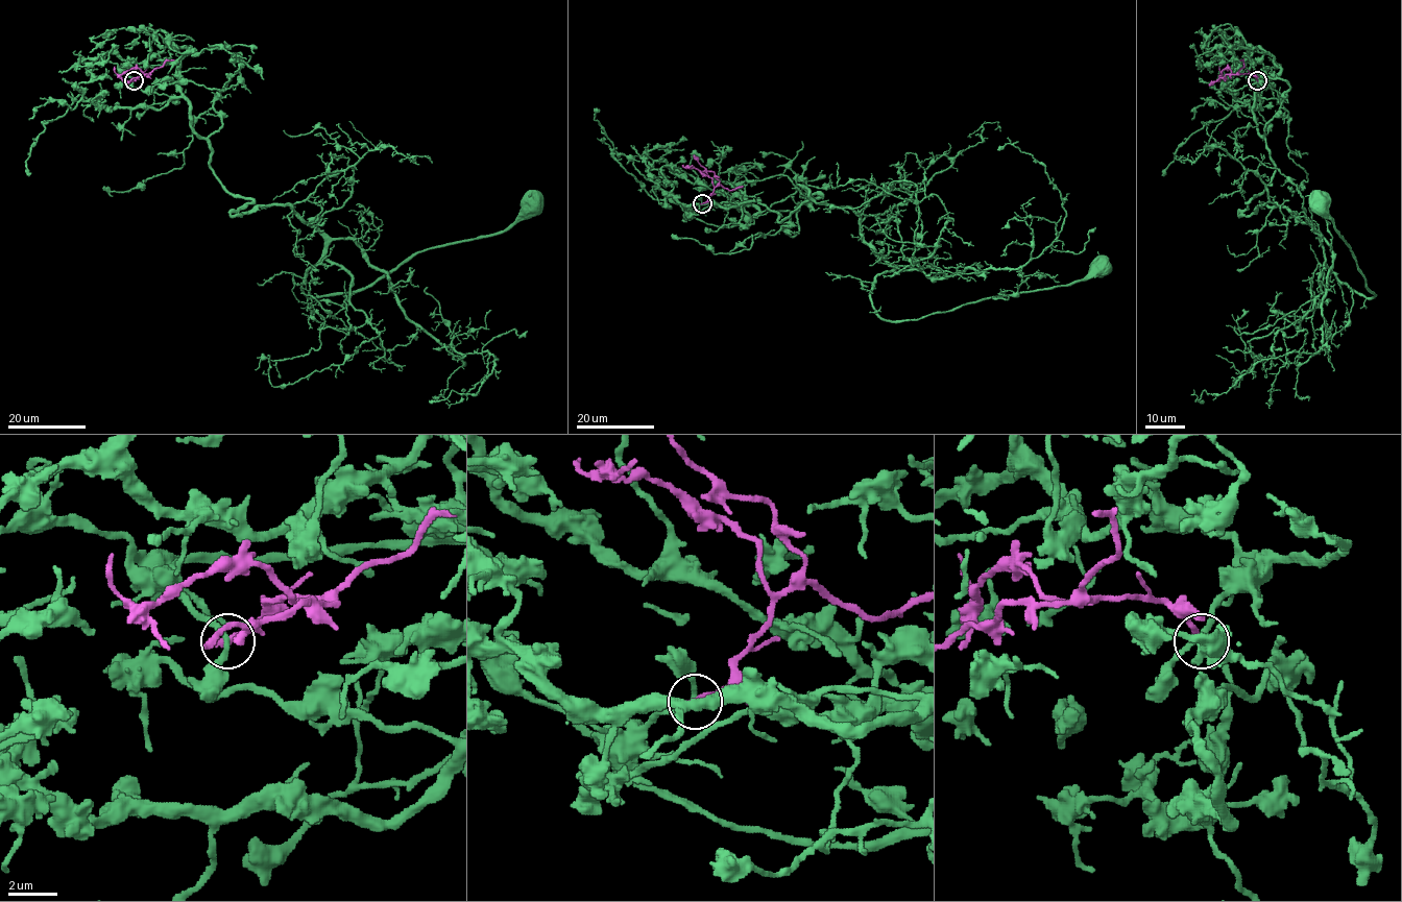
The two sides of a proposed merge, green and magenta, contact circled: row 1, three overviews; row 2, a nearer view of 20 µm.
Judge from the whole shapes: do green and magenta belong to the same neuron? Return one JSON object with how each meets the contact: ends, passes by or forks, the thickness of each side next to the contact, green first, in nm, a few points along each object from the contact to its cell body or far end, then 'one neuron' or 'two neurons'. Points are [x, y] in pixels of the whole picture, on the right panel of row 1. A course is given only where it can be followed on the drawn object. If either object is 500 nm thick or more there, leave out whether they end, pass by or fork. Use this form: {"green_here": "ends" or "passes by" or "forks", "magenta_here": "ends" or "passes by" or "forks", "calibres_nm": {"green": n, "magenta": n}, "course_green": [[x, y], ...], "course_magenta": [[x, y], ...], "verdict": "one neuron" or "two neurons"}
{"green_here": "passes by", "magenta_here": "ends", "calibres_nm": {"green": 220, "magenta": 280}, "course_green": [[1257, 80], [1280, 65], [1253, 105], [1275, 171], [1243, 214], [1288, 208], [1340, 282], [1375, 295], [1319, 201]], "course_magenta": [[1257, 80], [1248, 73], [1232, 73], [1228, 69], [1222, 74], [1218, 67]], "verdict": "two neurons"}

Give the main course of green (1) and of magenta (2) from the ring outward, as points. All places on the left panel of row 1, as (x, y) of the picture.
1: (134, 80), (174, 65), (239, 214), (316, 228), (308, 297), (533, 201)
2: (134, 80), (145, 73), (130, 69), (118, 74), (114, 67)

